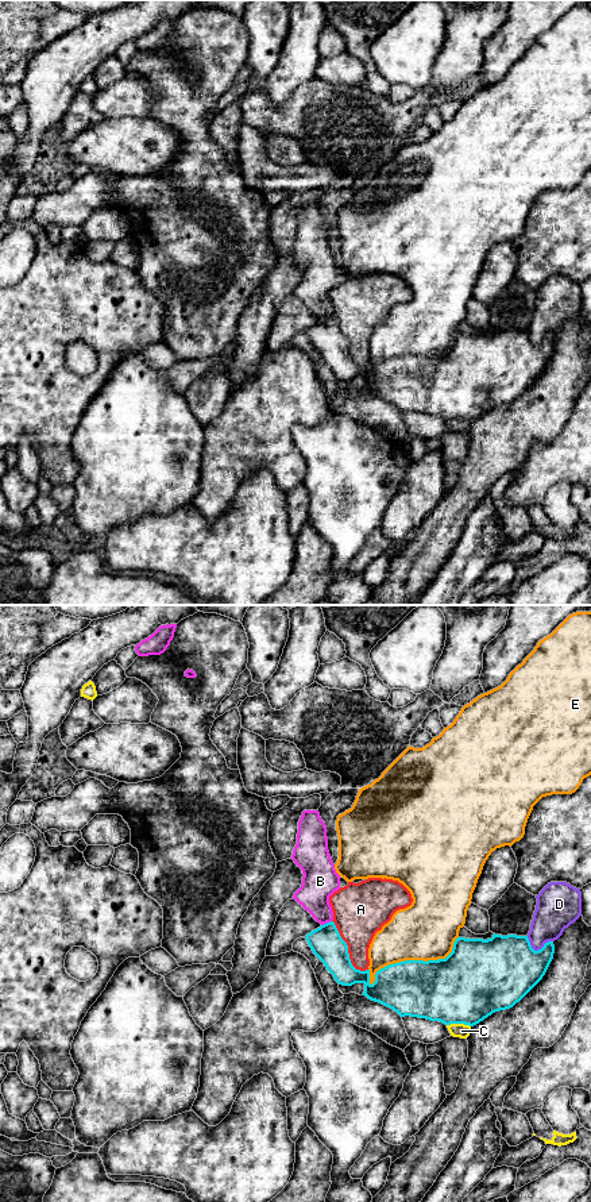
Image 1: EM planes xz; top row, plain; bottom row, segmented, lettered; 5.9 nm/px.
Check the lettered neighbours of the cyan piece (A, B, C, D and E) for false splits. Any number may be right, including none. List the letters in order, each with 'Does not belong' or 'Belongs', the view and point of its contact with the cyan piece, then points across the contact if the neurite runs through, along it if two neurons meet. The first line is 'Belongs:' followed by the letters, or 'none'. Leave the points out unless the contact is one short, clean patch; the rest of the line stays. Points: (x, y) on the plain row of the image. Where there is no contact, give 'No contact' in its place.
Belongs: B
A: Does not belong. Touches cyan at xz (347, 345)
B: Belongs. Touches cyan at xz (327, 318). Path across: xz (325, 336), (327, 318), (319, 301), (319, 277)
C: Does not belong. Touches cyan at xz (459, 417)
D: Does not belong. Touches cyan at xz (539, 345)
E: Does not belong. Touches cyan at xz (414, 355)

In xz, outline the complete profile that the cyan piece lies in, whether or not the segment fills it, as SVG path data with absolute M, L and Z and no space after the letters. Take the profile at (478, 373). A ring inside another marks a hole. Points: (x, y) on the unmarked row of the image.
M304 205L298 216L297 239L293 244L291 254L302 265L302 280L294 288L296 294L312 312L321 319L320 323L306 330L306 336L313 348L324 358L327 365L333 370L335 375L343 381L352 381L363 378L368 394L379 397L401 412L410 411L426 413L430 416L440 416L445 420L464 419L474 421L491 411L495 407L506 405L519 397L545 370L555 348L553 336L548 336L538 346L530 340L528 331L517 330L492 330L491 334L466 334L457 332L453 338L452 347L445 354L439 355L405 355L389 359L375 369L375 377L370 378L370 365L356 365L349 354L348 340L341 334L333 315L332 301L329 292L340 284L340 270L335 265L335 259L328 246L327 221L321 215L318 205Z

